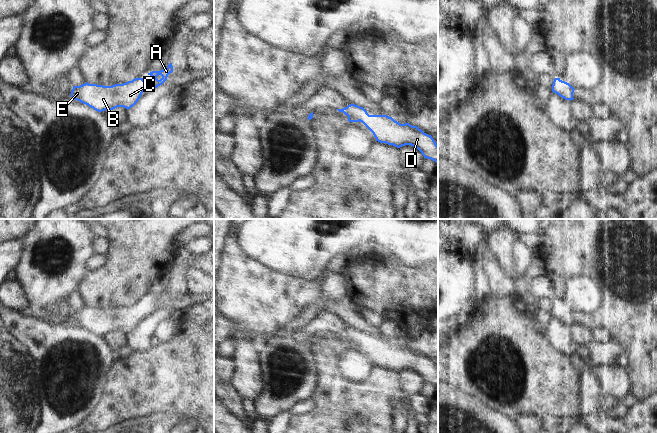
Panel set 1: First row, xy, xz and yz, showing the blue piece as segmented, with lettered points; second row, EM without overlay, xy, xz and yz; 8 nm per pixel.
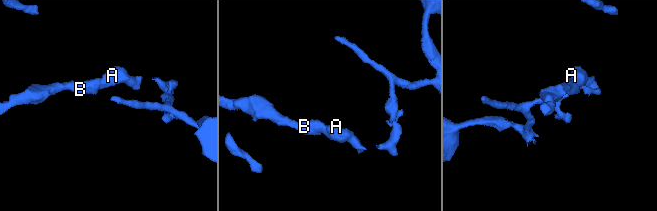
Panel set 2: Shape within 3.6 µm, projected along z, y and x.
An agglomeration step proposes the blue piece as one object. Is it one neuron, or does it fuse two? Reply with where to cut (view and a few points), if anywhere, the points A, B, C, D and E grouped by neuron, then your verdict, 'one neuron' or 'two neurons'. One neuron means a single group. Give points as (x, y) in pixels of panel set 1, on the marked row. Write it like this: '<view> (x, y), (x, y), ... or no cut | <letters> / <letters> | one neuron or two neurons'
no cut | A B C D E | one neuron

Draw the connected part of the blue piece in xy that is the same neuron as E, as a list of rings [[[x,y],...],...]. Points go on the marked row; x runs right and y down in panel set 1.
[[[170,63],[163,70],[148,73],[153,78],[152,82],[144,81],[143,78],[135,78],[132,81],[112,86],[86,82],[80,86],[74,86],[71,97],[98,112],[113,110],[117,107],[124,107],[128,110],[138,102],[144,91],[151,91],[162,85],[172,72],[173,66]]]

